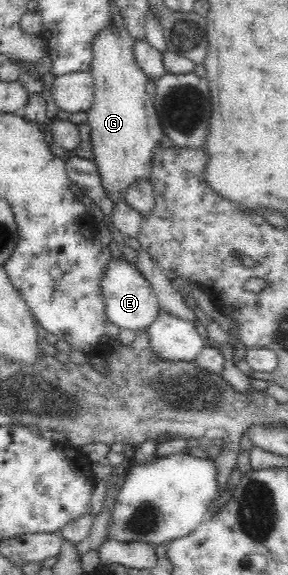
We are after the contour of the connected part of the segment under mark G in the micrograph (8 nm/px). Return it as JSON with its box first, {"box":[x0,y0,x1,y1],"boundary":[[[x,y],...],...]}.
{"box":[86,17,164,206],"boundary":[[[115,17],[112,31],[104,31],[102,35],[94,38],[93,58],[89,71],[92,74],[95,88],[94,102],[86,111],[86,122],[90,126],[90,143],[92,146],[92,160],[96,163],[100,174],[100,185],[108,199],[108,206],[118,200],[125,199],[125,191],[133,183],[151,179],[153,157],[164,136],[152,97],[146,92],[146,84],[149,77],[137,64],[132,51],[132,38],[125,27],[122,27],[121,18]]]}

